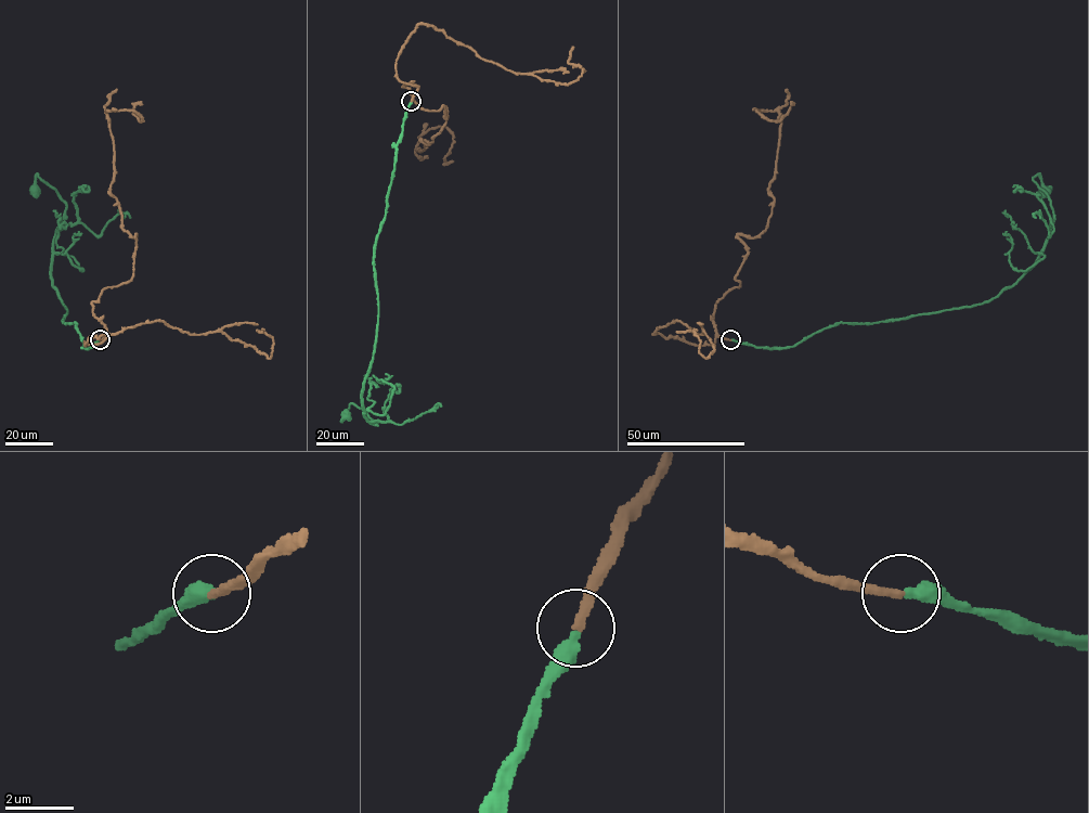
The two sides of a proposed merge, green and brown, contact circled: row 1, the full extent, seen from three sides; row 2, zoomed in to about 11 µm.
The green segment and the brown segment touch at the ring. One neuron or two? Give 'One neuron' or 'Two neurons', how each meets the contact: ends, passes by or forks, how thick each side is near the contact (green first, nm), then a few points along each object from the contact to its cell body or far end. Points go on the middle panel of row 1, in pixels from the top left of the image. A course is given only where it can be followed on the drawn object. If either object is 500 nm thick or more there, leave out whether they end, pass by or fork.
One neuron. At the ring green ends. At the ring brown ends. Thickness 440 nm (green) against 260 nm. Course of green: (411, 101), (374, 250), (378, 321), (362, 404), (367, 421), (377, 422), (353, 404), (345, 414). Course of brown: (411, 101), (406, 84), (422, 107), (443, 105), (445, 118), (446, 107), (416, 147), (445, 127), (453, 160)

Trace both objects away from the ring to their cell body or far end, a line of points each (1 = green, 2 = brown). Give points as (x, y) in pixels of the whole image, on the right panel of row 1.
1: (730, 339), (786, 348), (841, 322), (988, 301), (1042, 248), (1053, 210), (1044, 191)
2: (730, 339), (716, 302), (774, 201), (780, 113), (756, 111), (790, 104)

